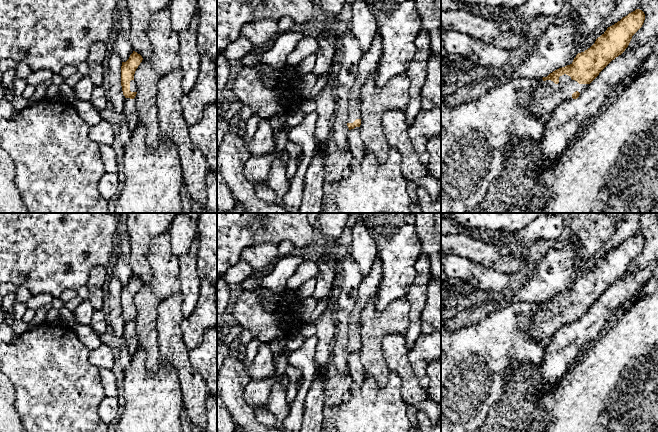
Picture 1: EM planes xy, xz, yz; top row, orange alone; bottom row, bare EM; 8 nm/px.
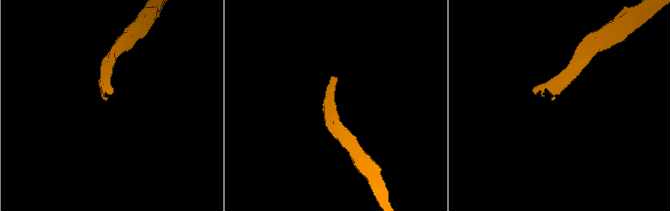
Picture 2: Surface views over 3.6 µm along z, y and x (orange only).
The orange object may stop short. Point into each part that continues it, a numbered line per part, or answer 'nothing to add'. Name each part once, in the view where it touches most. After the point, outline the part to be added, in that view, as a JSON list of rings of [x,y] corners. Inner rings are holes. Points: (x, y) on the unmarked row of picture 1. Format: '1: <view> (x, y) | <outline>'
1: yz (548, 319) | [[[566,298],[559,301],[558,308],[551,304],[544,305],[531,320],[531,338],[543,342],[561,327],[573,324],[572,318],[576,315],[581,318],[588,309],[579,308]]]

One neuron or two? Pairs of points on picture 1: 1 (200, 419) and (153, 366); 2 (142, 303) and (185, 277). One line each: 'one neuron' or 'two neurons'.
1: two neurons
2: two neurons

